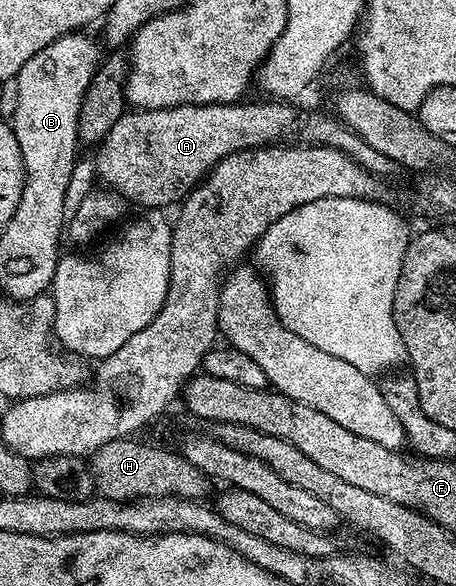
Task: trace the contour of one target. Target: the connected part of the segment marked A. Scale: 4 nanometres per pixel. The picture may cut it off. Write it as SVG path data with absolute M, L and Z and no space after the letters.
M263 99L267 101L251 101L248 105L244 103L232 103L230 105L178 105L177 107L169 107L168 109L136 109L125 111L121 115L121 119L117 119L117 123L113 123L113 127L109 127L109 131L103 138L99 149L99 162L96 163L95 169L99 172L99 177L106 188L122 195L123 200L132 206L144 205L142 208L147 211L159 211L164 207L162 205L174 206L176 203L182 202L183 198L214 169L215 164L221 159L225 159L230 153L238 153L240 149L257 149L272 143L283 143L286 137L291 137L299 128L302 127L303 121L299 118L299 113L294 109L294 104L288 103L283 99Z

